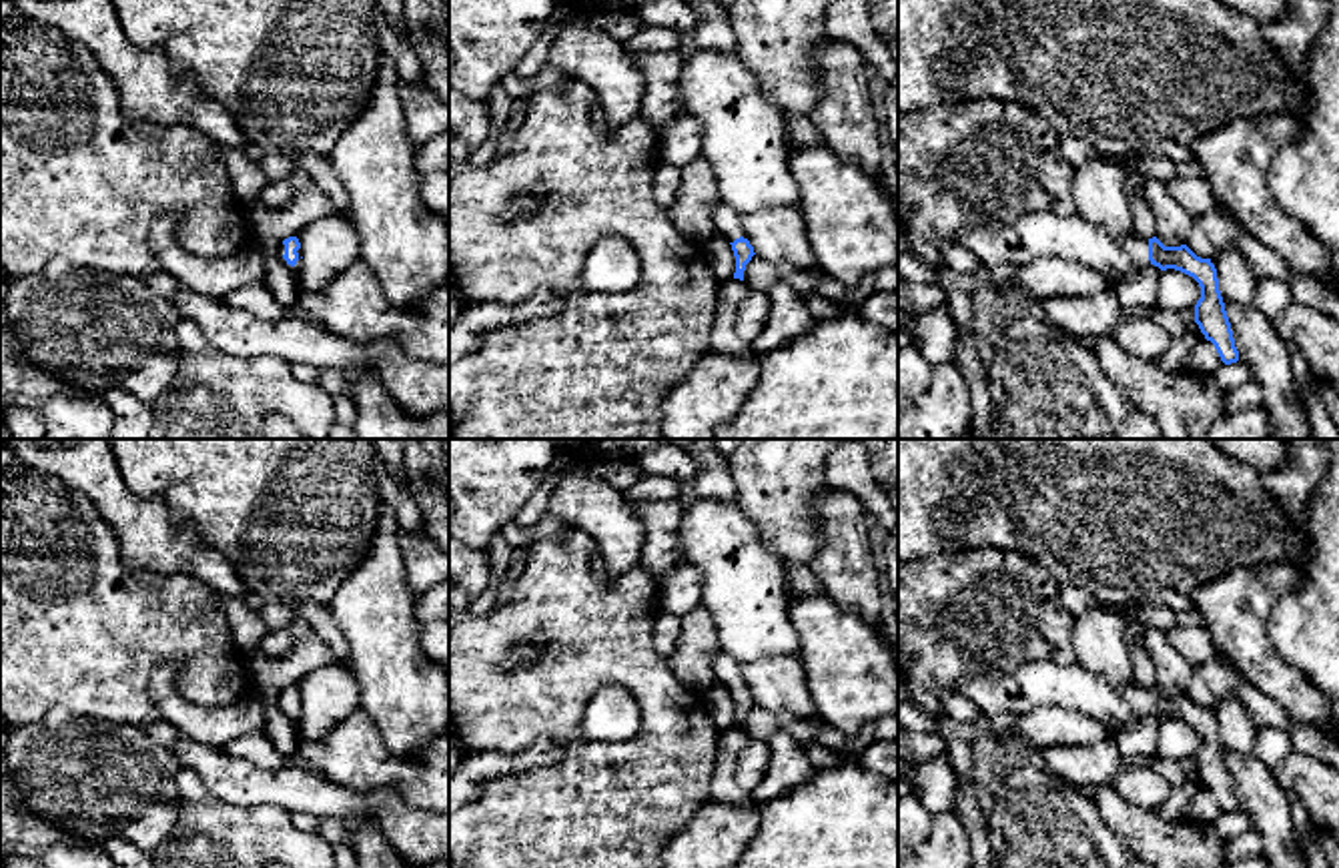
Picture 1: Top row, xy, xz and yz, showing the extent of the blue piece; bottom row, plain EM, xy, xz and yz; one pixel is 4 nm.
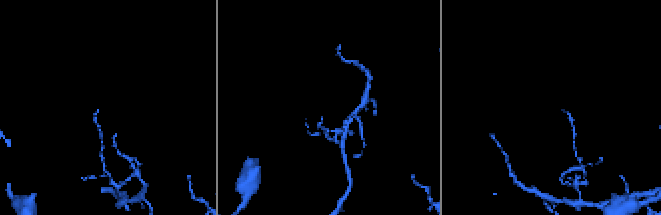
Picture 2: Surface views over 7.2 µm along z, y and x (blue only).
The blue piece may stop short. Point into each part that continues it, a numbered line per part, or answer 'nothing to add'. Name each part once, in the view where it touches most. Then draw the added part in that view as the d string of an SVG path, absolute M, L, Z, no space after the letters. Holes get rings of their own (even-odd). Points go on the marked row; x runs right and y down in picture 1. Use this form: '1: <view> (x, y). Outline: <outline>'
nothing to add

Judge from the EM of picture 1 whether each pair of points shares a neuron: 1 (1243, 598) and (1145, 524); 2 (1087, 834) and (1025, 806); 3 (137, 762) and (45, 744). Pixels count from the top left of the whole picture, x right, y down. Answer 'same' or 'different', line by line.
1: different
2: same
3: same

